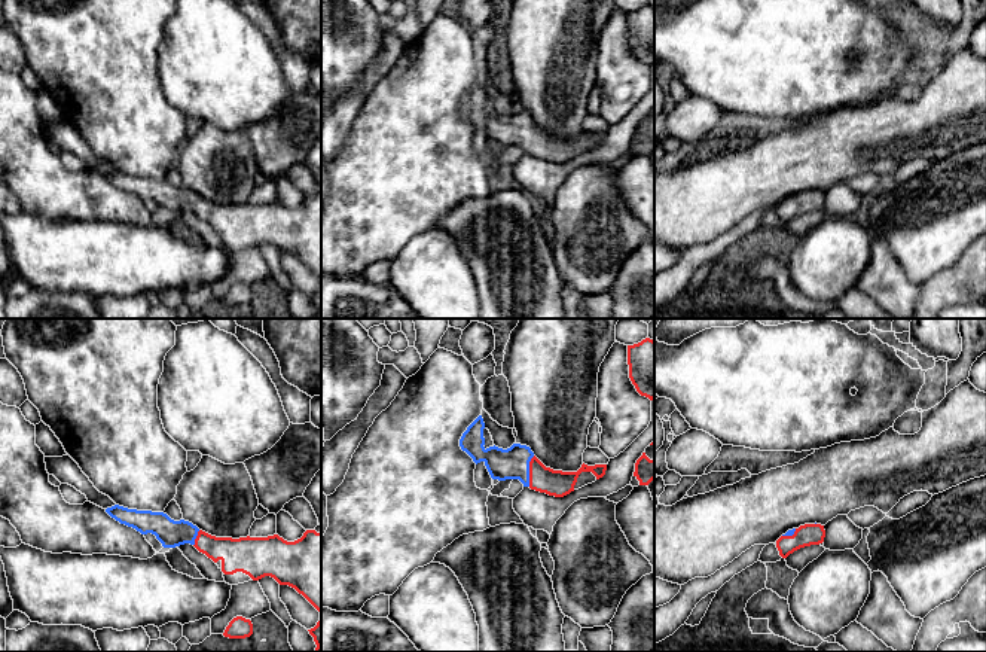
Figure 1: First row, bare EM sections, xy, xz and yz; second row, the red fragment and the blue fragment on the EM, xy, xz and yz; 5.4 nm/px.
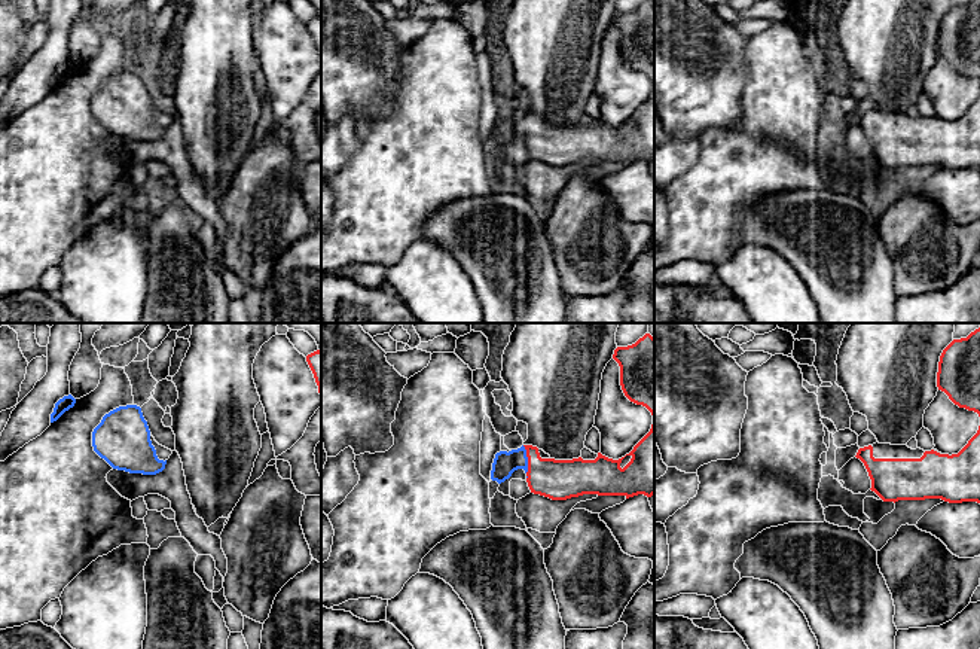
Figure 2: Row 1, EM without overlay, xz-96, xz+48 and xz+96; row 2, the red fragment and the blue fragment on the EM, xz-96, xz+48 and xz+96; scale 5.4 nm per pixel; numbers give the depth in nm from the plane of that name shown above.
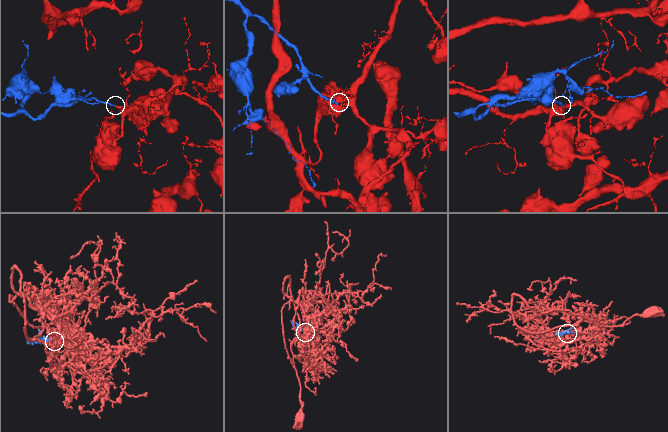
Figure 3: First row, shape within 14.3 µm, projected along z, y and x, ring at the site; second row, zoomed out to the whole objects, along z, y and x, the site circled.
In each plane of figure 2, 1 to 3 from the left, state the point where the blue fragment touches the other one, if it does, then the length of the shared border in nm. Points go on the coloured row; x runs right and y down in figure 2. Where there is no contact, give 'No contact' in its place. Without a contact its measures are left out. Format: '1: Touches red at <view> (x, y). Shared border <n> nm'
1: No contact
2: Touches red at xz+48 (528, 459). Shared border 150 nm
3: No contact

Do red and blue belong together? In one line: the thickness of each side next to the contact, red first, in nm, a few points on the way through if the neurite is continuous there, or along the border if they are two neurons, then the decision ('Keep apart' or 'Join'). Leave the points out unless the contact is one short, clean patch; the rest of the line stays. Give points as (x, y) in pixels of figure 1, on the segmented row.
Thickness 140 nm (red) against 180 nm. Path across: xz (555, 483), (539, 478), (530, 471), (521, 463), (513, 463). Join

